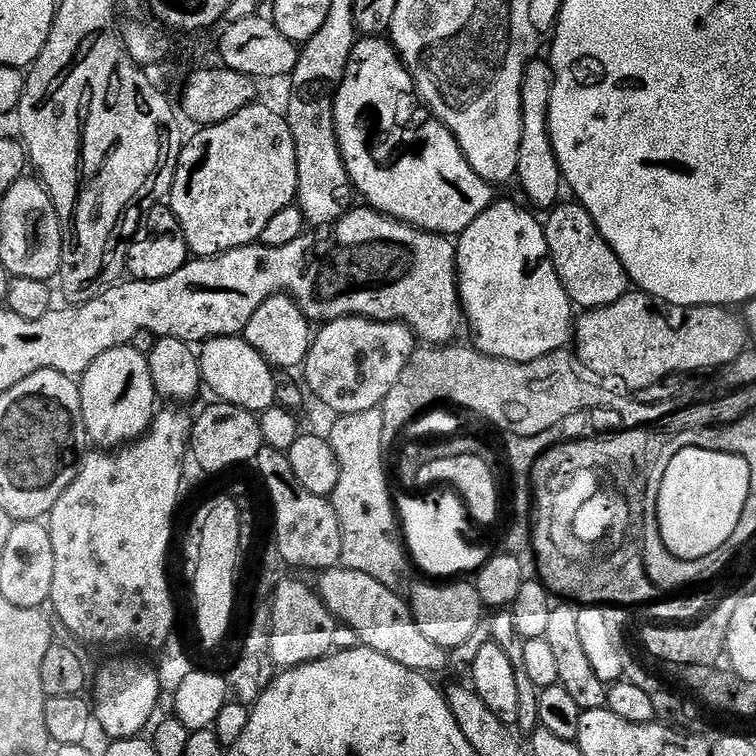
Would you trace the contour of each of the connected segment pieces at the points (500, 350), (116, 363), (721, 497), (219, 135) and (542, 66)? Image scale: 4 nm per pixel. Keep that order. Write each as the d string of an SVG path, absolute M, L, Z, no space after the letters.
M503 198L497 199L486 210L482 210L482 214L478 214L478 218L474 218L474 222L470 222L470 226L466 226L466 230L461 232L455 241L456 246L456 283L460 285L460 306L462 309L463 319L466 321L466 328L476 335L474 347L477 352L484 352L487 356L493 356L499 360L509 360L515 364L522 362L534 362L538 358L542 358L551 352L559 352L569 347L570 341L574 336L574 305L572 299L566 294L566 290L562 286L562 282L558 278L558 274L554 270L554 262L550 259L550 250L546 242L546 234L544 233L544 225L538 219L535 220L527 207L519 208L516 204L511 204Z
M129 345L115 347L94 358L78 383L84 430L87 439L92 439L97 449L115 450L140 439L152 427L152 417L158 411L158 397L150 378L147 355Z
M694 446L682 448L671 453L666 464L666 474L654 495L654 521L671 555L682 560L700 560L727 545L730 534L734 534L742 518L748 497L753 495L754 490L750 486L750 468L741 456L726 454L723 450L698 450Z
M253 102L248 107L238 110L226 122L221 124L210 124L199 129L200 132L188 145L180 148L180 158L176 161L176 177L172 183L170 193L170 207L172 213L176 215L176 221L180 224L181 230L188 243L189 253L196 258L207 258L210 256L221 256L223 252L229 252L235 248L245 248L247 244L255 244L260 239L262 230L266 230L266 222L278 214L278 210L286 210L293 207L296 191L298 190L298 158L296 157L296 147L294 146L294 134L290 134L290 126L283 115L280 116L272 108L267 108L261 102Z
M537 58L529 62L522 74L522 142L518 146L518 166L515 179L520 180L520 188L529 200L529 205L537 204L543 210L556 207L561 199L562 177L558 158L548 129L548 107L554 94L556 75L547 59Z

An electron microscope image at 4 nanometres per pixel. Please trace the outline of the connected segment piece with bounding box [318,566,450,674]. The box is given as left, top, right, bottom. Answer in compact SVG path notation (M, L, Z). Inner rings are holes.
M343 566L319 573L318 580L320 601L332 611L339 623L350 626L350 630L358 634L363 647L386 654L386 658L415 672L433 674L449 667L449 649L430 642L430 638L418 630L418 622L412 617L409 601L405 597L403 600L397 589L382 586L382 582L370 578L370 574Z

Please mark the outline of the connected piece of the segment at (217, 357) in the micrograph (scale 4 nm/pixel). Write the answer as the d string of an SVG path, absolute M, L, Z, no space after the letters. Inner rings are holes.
M219 336L205 340L198 355L203 387L207 391L209 388L217 401L257 414L276 404L272 365L267 364L262 354L258 354L258 350L254 350L254 346L250 346L240 336Z

